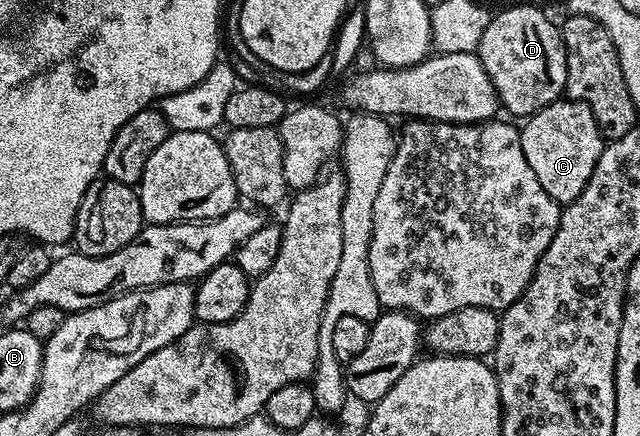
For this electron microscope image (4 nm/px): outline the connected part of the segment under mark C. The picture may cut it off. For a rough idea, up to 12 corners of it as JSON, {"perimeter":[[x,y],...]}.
{"perimeter":[[561,98],[523,121],[522,154],[563,206],[586,190],[606,137]]}

